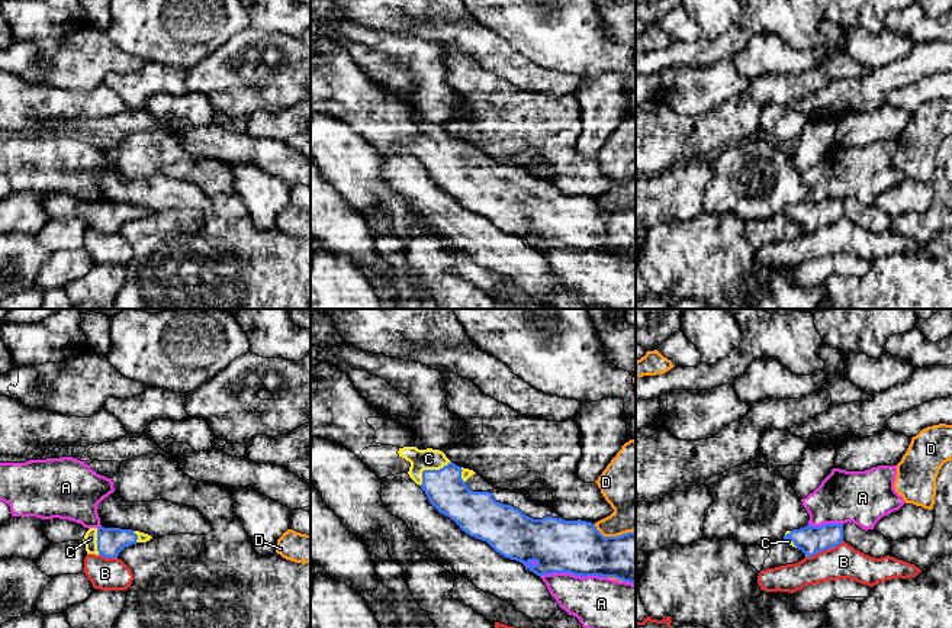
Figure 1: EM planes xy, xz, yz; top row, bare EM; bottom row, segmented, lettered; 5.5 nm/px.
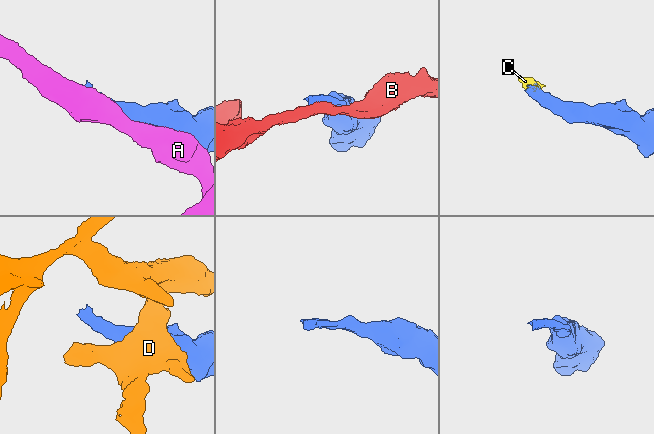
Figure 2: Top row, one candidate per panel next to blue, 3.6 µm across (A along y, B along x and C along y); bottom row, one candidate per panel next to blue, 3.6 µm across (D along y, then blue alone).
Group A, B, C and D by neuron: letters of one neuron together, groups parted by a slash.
A / B / C / D

